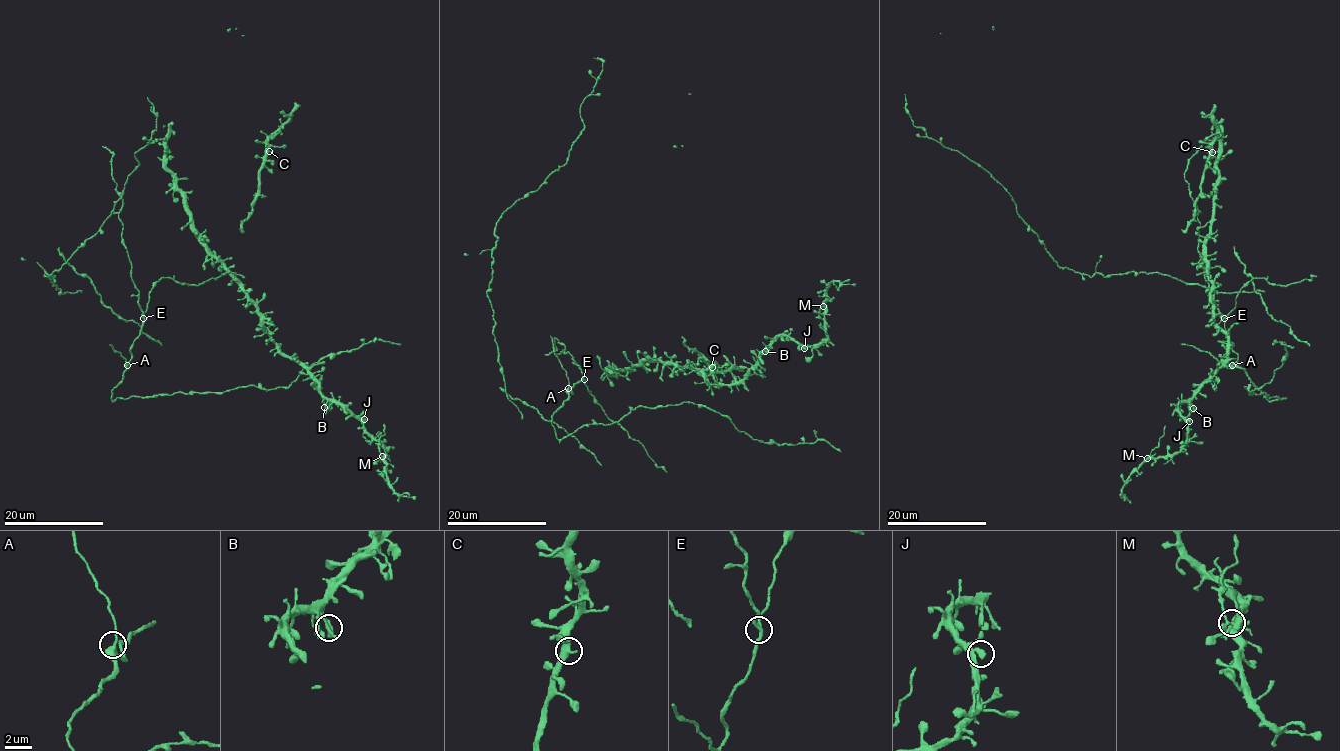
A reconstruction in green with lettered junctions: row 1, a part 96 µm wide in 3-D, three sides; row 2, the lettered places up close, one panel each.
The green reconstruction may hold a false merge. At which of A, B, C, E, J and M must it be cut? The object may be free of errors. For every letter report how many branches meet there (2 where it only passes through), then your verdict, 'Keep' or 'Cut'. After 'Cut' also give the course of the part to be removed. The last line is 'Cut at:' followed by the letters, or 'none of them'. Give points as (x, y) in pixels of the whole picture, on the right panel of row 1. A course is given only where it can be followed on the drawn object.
A: Branches: 3. Keep
B: Branches: 2. Keep
C: Branches: 2. Keep
E: Branches: 3. Keep
J: Branches: 2. Keep
M: Branches: 3. Cut. Course of the part to remove: (1147, 458), (1158, 446), (1166, 426)
Cut at: M

